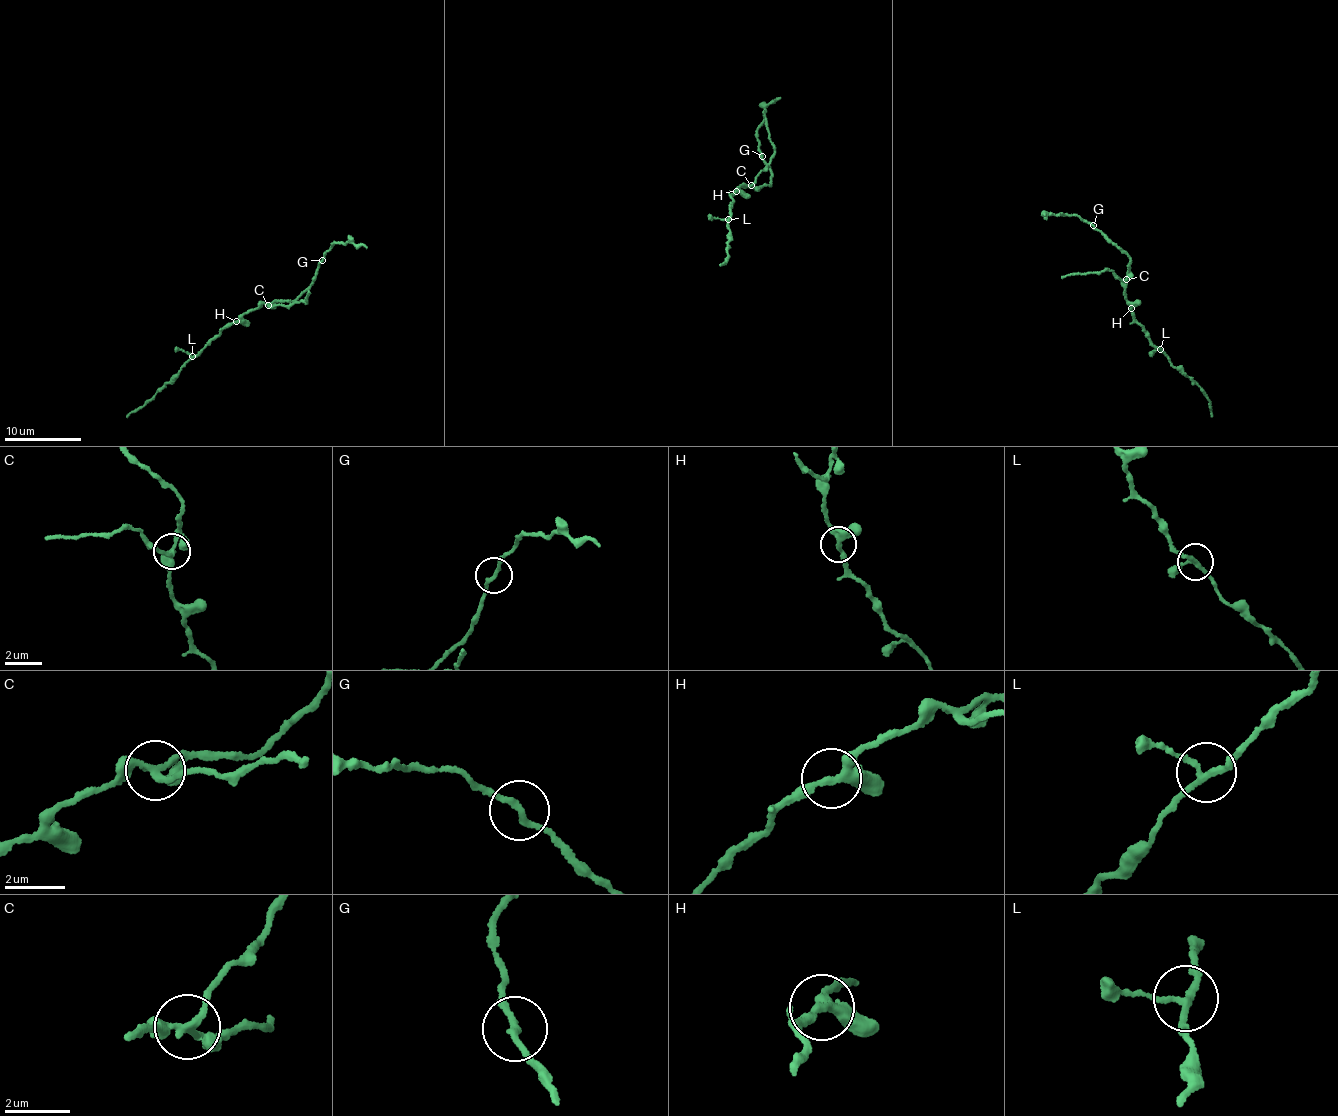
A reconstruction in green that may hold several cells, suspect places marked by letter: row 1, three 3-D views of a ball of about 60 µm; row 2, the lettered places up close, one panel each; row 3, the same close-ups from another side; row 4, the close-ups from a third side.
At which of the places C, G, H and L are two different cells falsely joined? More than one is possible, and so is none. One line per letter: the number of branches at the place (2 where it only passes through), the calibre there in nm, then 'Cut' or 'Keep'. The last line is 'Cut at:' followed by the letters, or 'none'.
C: Branches: 3. Thickness 200 nm. Cut
G: Branches: 2. Thickness 200 nm. Cut
H: Branches: 3. Thickness 280 nm. Keep
L: Branches: 3. Thickness 180 nm. Keep
Cut at: C, G

